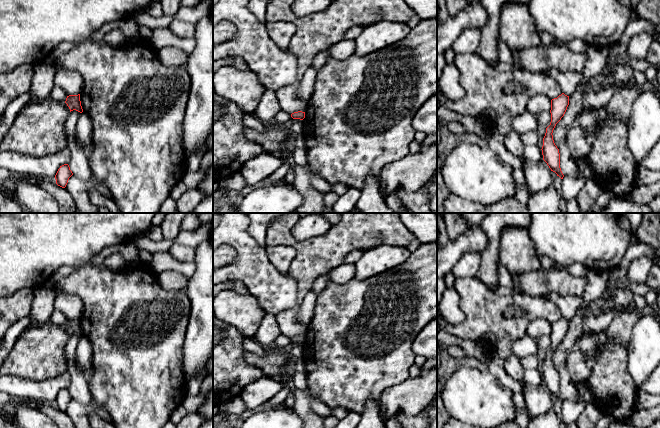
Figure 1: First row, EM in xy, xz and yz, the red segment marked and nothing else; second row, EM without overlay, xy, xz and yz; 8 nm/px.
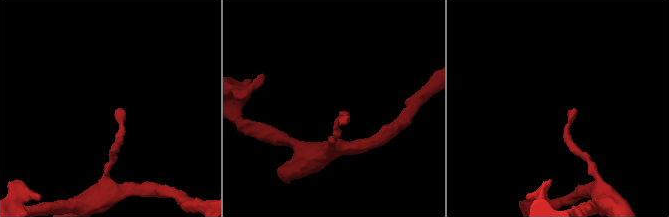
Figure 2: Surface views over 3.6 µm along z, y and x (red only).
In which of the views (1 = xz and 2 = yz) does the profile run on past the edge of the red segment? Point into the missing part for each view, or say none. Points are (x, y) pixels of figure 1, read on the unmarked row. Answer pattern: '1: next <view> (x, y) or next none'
1: next none
2: next none

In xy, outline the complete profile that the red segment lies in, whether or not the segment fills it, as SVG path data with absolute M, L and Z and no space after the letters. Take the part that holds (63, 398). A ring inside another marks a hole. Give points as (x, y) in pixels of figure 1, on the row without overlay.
M64 388L60 390L58 393L55 403L56 403L56 408L62 412L65 412L69 402L73 399L72 395L70 394L70 391L68 388Z

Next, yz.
M562 317L557 322L551 324L551 346L546 352L546 357L543 362L542 379L543 384L547 387L551 395L555 396L557 400L563 403L564 399L560 392L560 377L559 373L553 364L553 354L556 348L564 340L569 329L569 320Z

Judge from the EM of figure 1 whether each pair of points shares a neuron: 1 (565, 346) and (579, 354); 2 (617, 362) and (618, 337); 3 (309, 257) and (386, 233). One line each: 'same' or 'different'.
1: different
2: different
3: same

